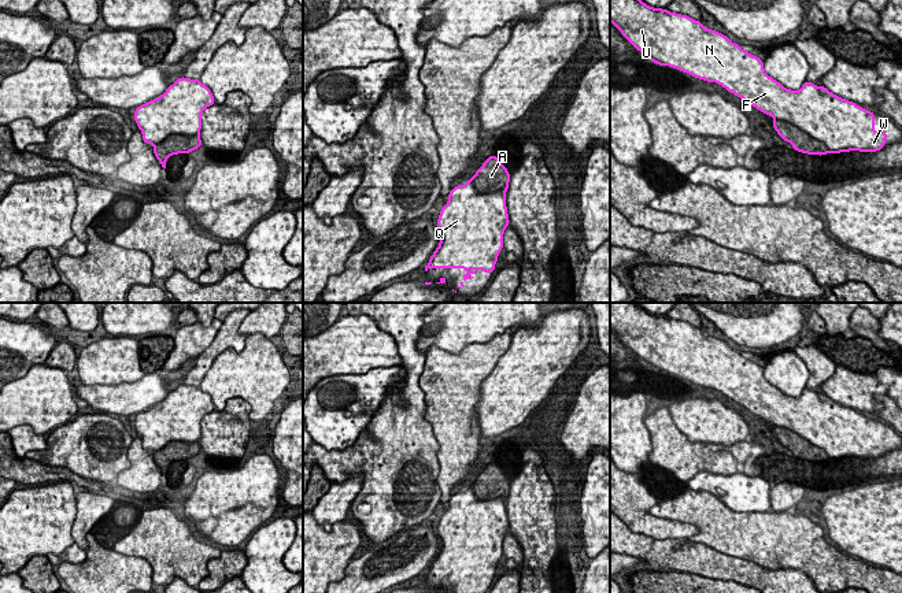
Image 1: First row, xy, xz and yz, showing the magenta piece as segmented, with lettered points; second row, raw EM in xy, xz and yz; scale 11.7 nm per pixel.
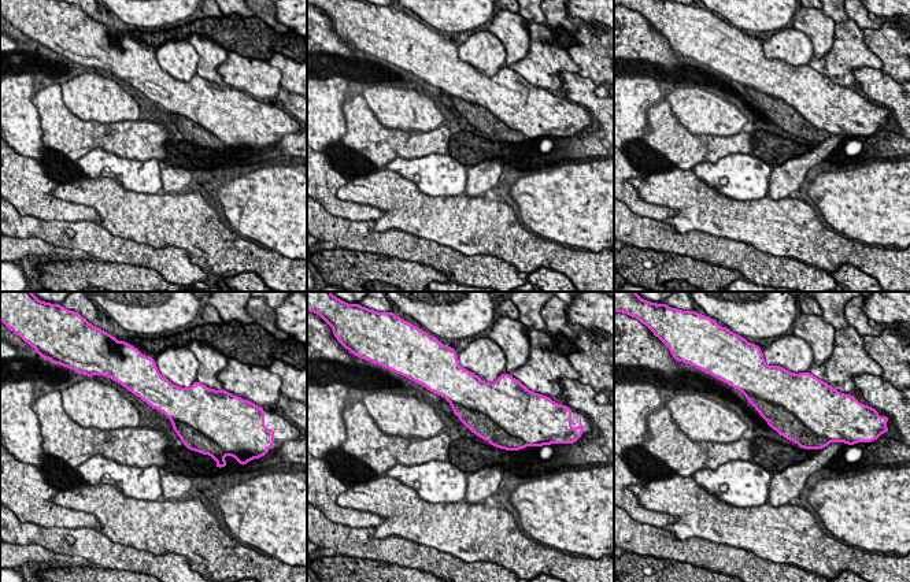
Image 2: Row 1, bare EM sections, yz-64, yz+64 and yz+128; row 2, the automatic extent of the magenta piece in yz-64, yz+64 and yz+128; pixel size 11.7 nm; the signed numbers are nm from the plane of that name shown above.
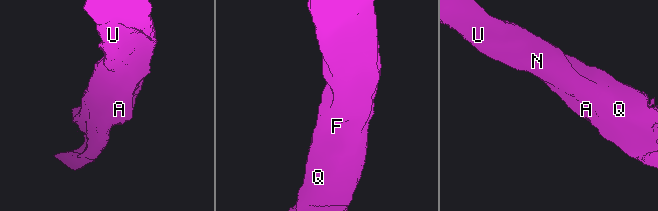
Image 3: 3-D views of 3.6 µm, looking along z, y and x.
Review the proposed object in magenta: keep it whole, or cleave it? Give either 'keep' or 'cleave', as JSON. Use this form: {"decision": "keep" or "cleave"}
{"decision": "keep"}

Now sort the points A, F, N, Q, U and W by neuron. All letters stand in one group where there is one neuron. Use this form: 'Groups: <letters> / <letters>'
Groups: A F N Q U W

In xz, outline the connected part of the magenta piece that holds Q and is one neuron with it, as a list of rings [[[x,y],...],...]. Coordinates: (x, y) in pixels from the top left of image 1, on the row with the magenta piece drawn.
[[[491,155],[465,185],[451,189],[437,219],[440,244],[425,271],[465,268],[458,288],[474,278],[476,268],[485,274],[495,271],[510,223],[506,207],[509,182],[510,173]]]

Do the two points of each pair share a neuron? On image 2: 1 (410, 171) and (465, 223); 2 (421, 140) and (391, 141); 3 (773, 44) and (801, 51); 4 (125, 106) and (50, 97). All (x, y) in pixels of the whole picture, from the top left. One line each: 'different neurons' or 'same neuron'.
1: different neurons
2: same neuron
3: same neuron
4: different neurons

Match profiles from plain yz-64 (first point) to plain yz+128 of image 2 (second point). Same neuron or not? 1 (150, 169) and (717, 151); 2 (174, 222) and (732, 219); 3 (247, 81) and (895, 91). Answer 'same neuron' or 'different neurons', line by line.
1: different neurons
2: same neuron
3: different neurons

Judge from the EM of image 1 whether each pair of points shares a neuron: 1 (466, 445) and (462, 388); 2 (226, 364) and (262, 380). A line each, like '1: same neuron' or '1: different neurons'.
1: same neuron
2: same neuron

